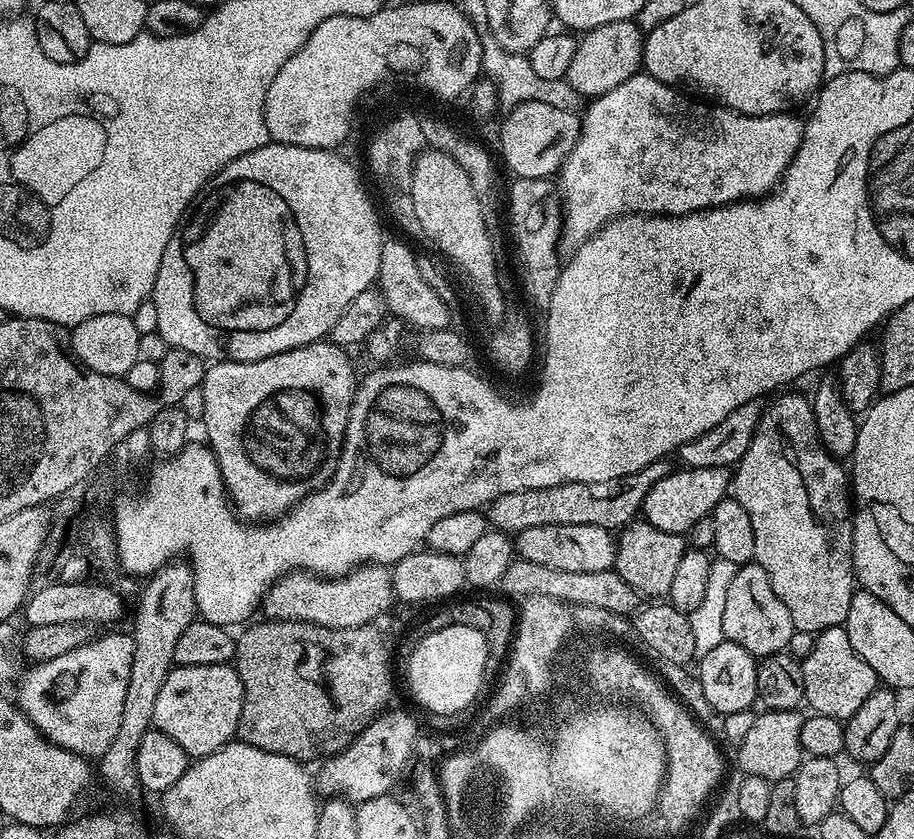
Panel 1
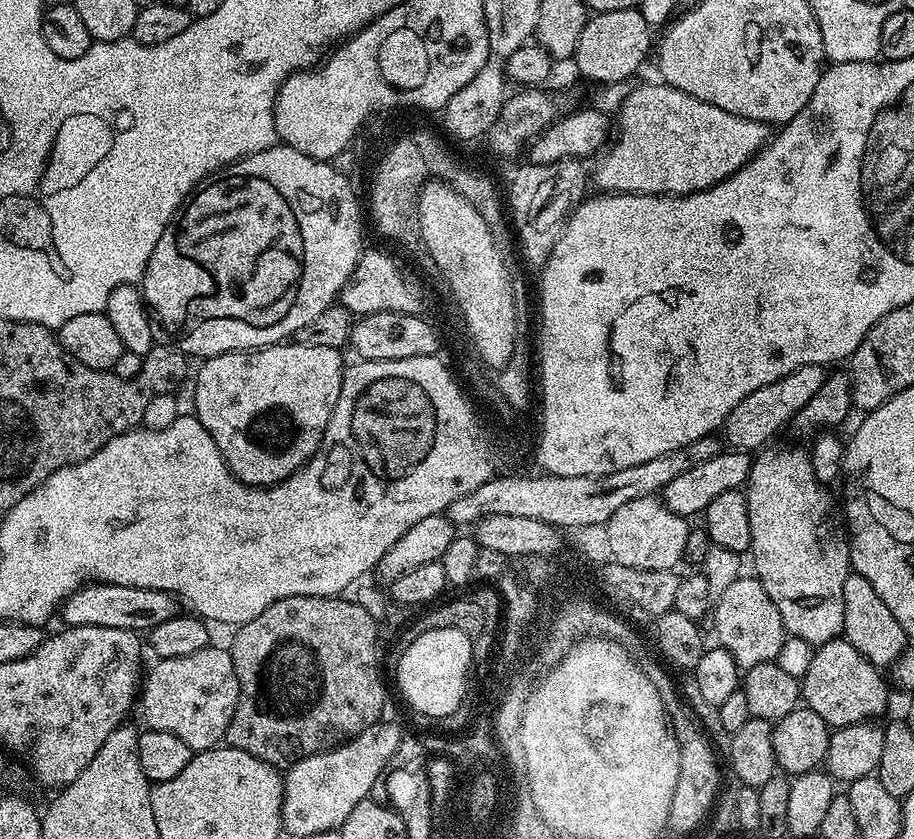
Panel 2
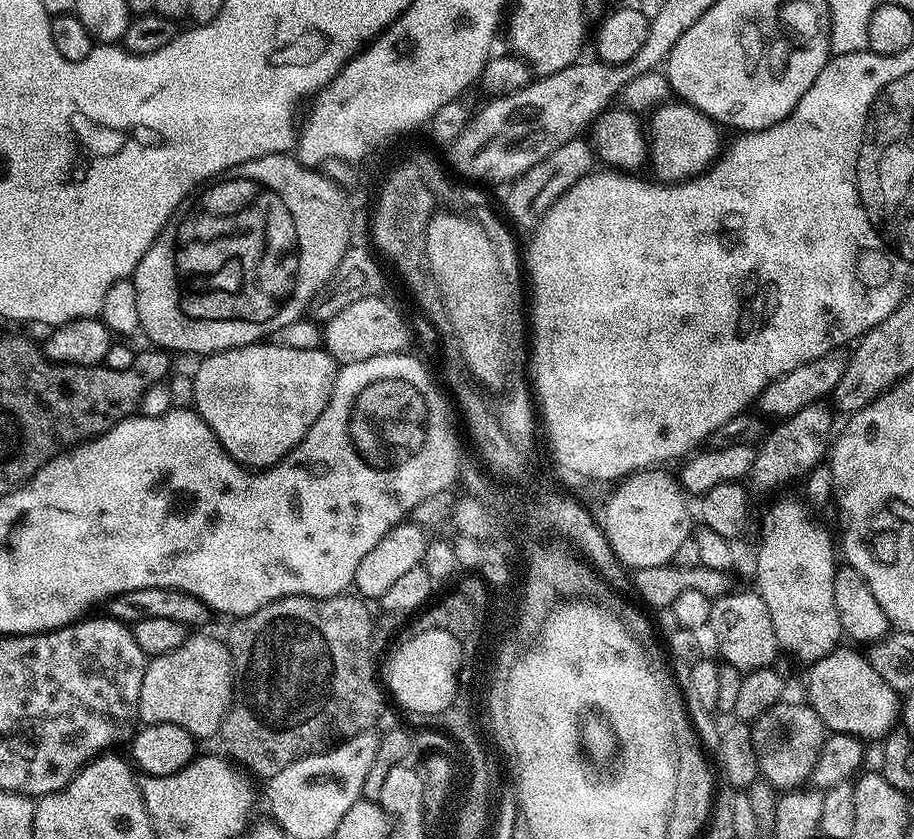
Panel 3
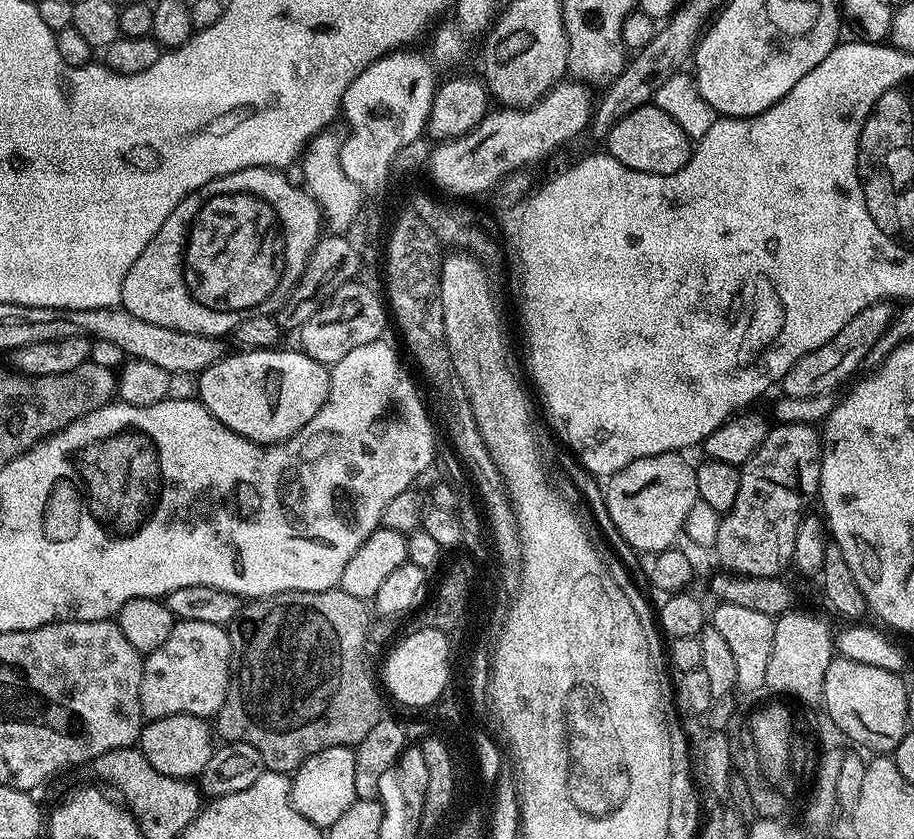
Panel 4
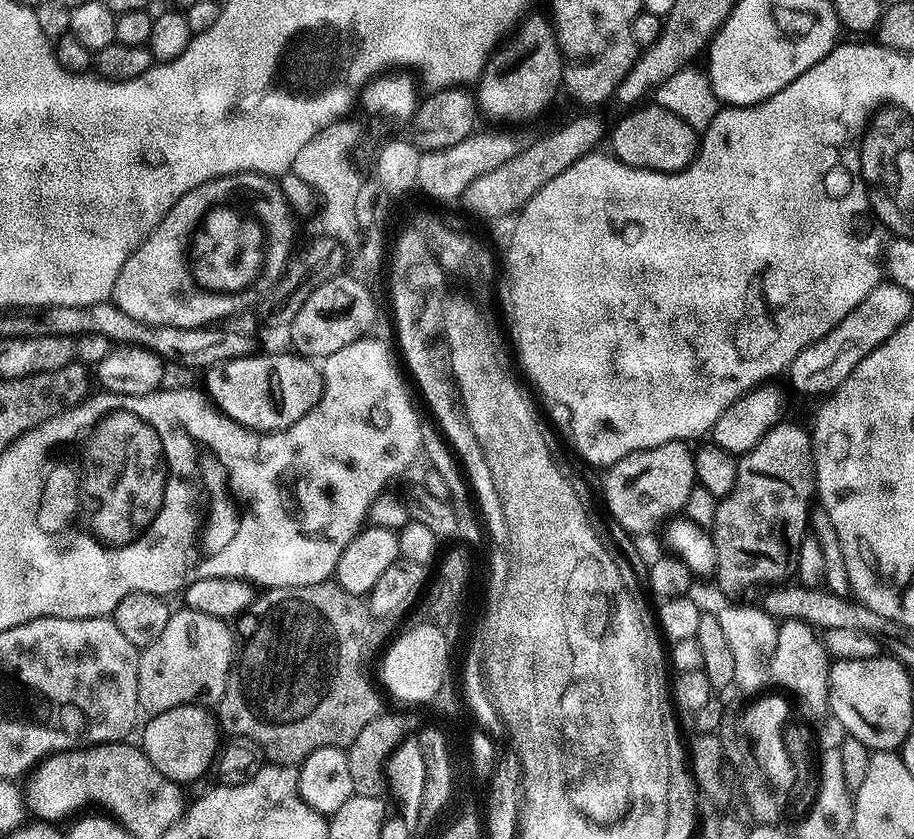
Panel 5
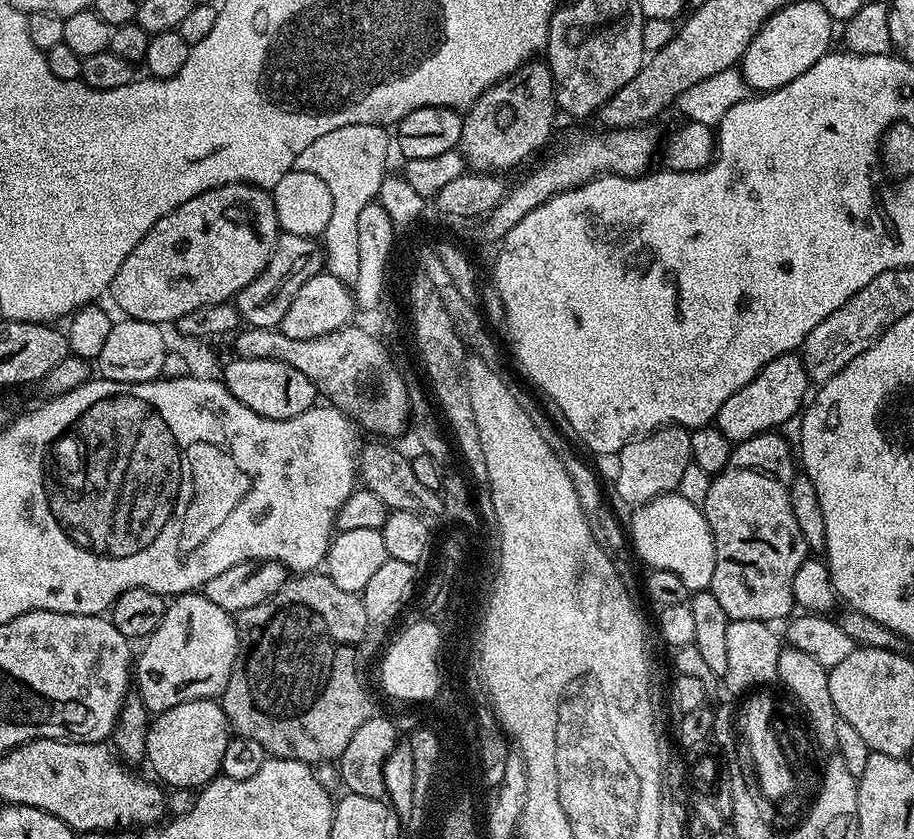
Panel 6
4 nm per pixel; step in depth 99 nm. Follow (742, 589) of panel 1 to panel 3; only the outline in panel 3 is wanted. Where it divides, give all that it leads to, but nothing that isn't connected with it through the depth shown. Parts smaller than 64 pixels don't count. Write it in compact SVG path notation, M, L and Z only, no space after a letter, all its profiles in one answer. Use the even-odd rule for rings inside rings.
M733 590L728 596L712 601L710 610L710 633L716 639L716 648L721 652L723 663L734 666L742 674L772 668L776 663L778 645L774 632L774 622L770 622L770 610L762 602L759 591L740 592Z

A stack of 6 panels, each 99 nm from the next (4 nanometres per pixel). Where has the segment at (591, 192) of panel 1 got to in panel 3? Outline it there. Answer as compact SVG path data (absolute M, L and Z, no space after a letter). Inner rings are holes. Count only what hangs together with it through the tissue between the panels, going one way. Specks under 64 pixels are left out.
M665 103L650 116L650 162L656 166L655 175L664 182L691 180L711 167L722 151L721 129L716 121L686 103L675 103Z

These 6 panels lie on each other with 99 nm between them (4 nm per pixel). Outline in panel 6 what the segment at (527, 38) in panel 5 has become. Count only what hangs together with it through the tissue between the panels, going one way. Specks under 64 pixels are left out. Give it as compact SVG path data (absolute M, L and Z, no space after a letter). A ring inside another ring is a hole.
M533 58L497 84L489 86L471 108L467 109L458 151L469 169L489 174L504 174L507 168L516 168L527 156L534 155L551 138L556 116L558 117L558 109L552 71L543 59Z

